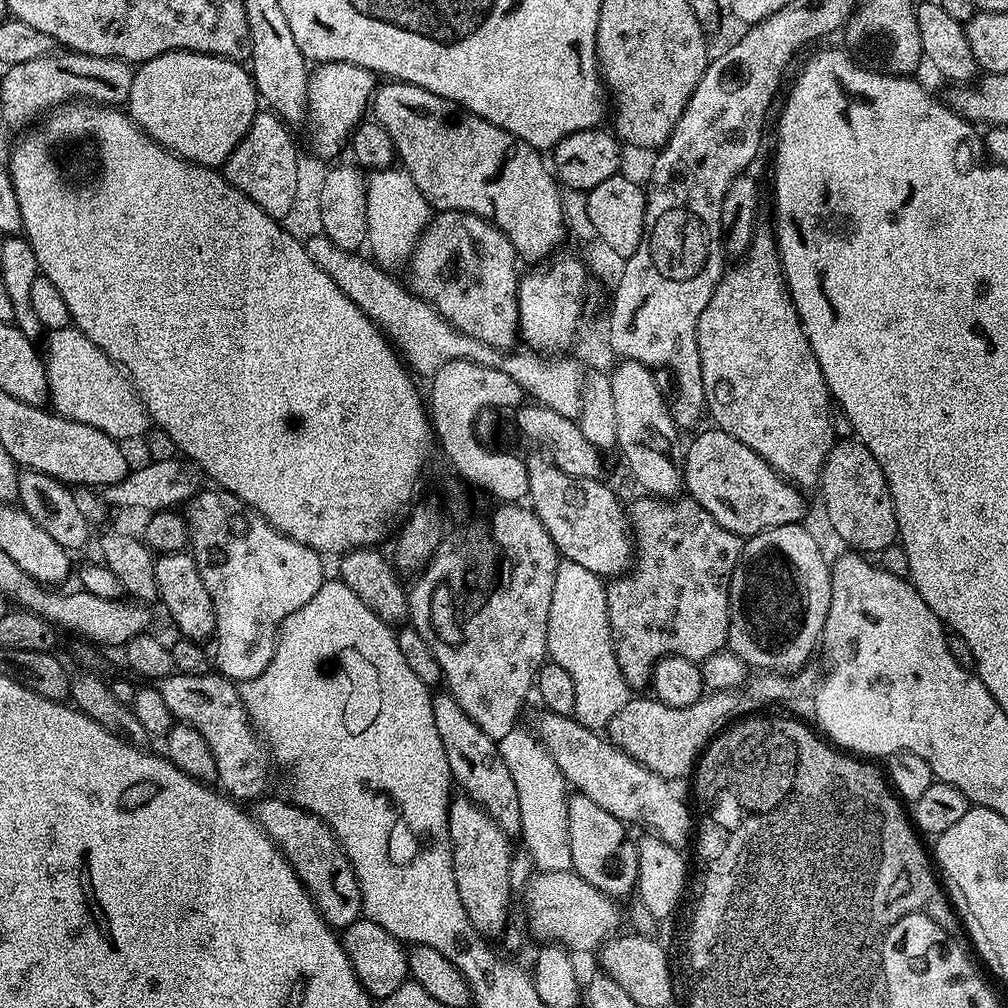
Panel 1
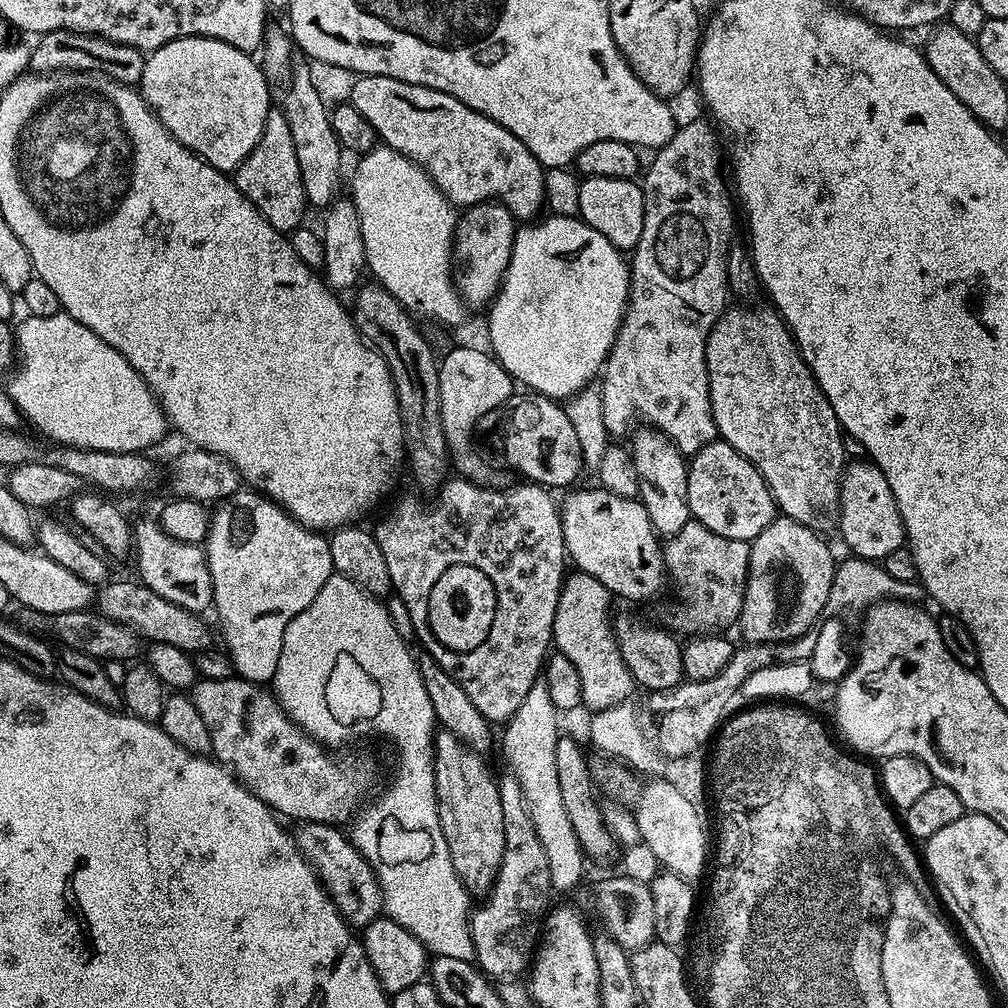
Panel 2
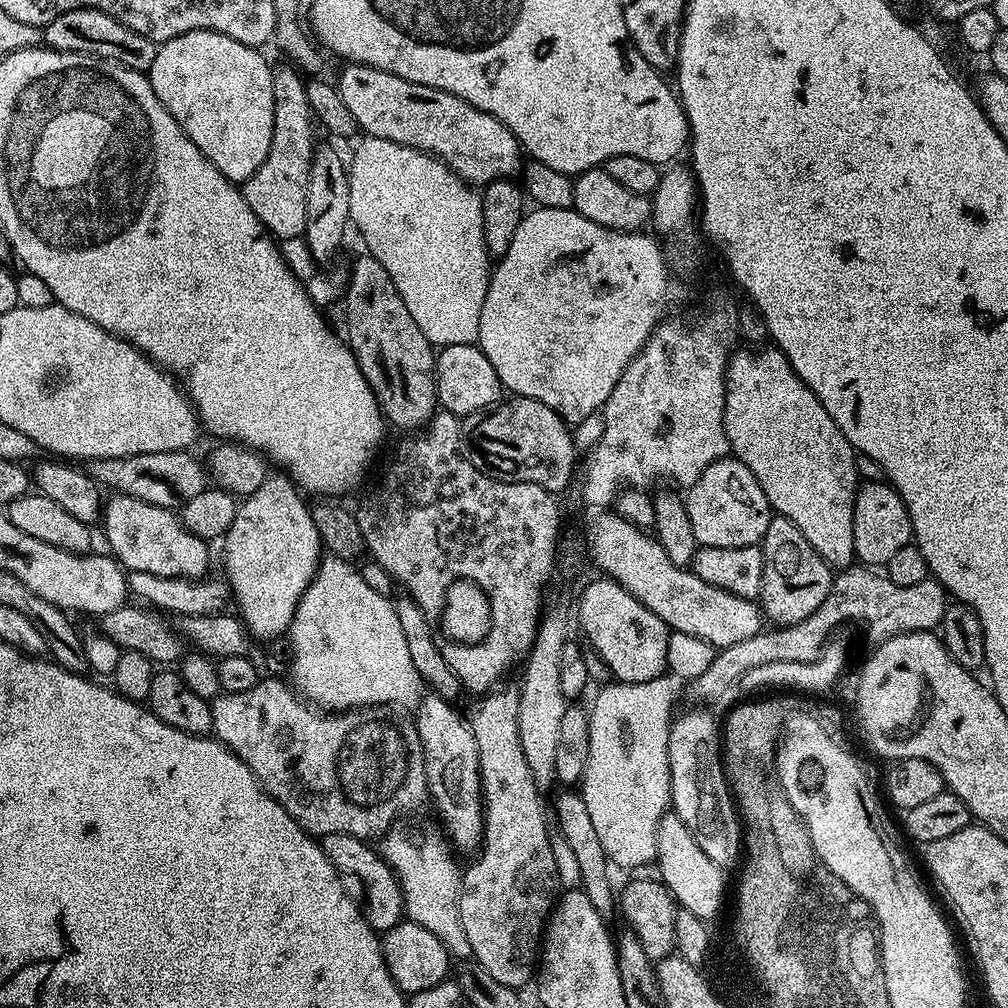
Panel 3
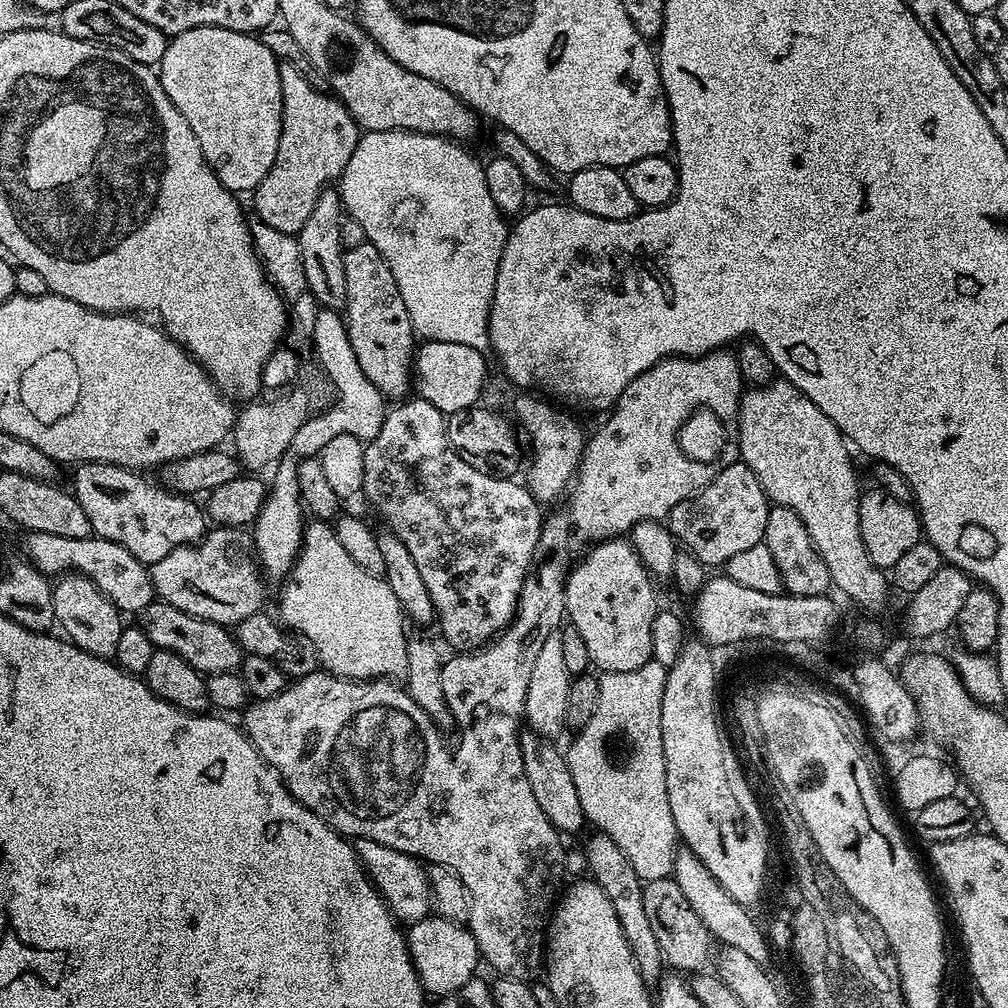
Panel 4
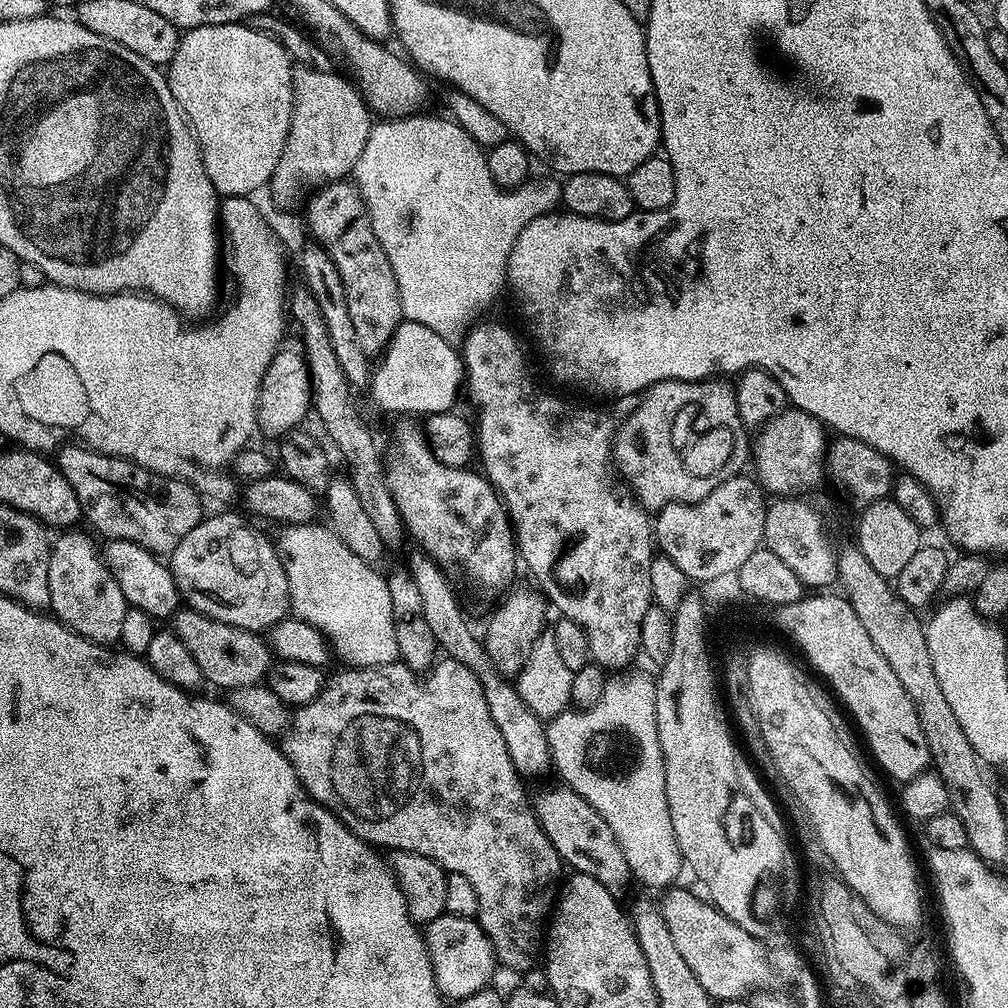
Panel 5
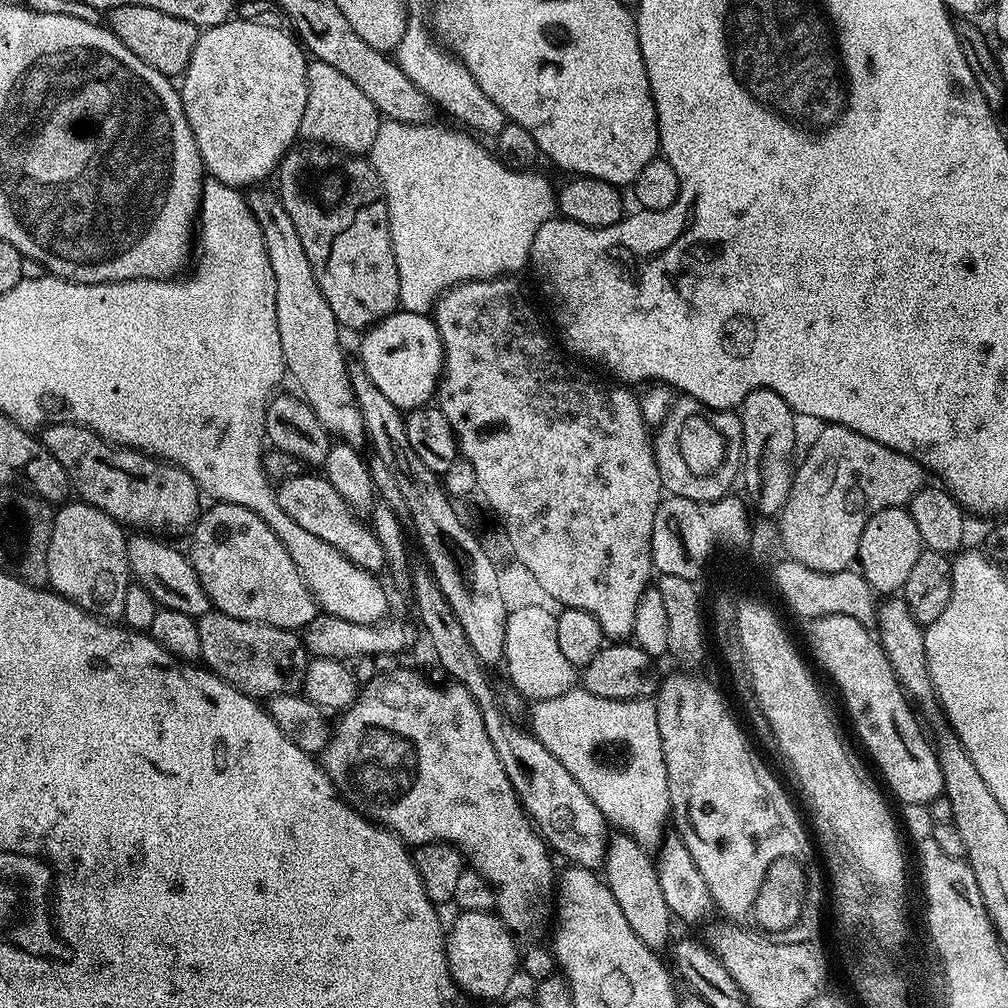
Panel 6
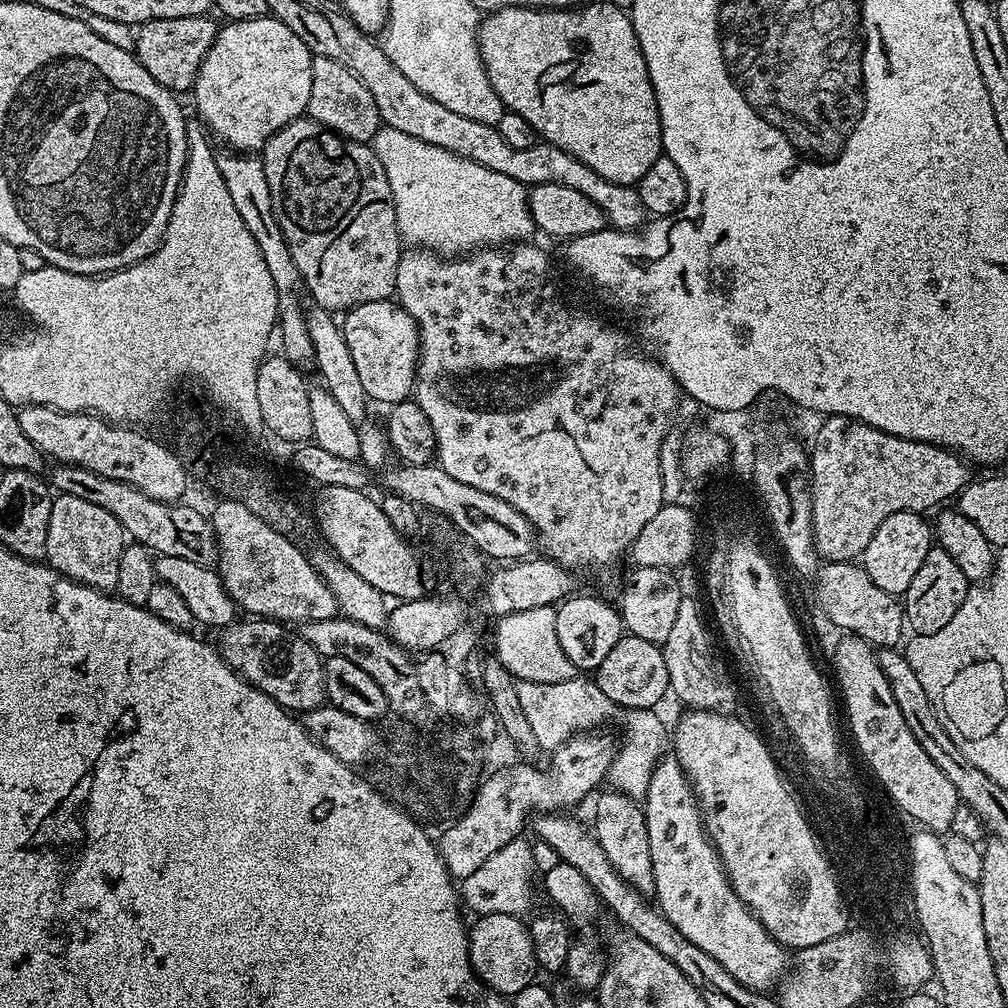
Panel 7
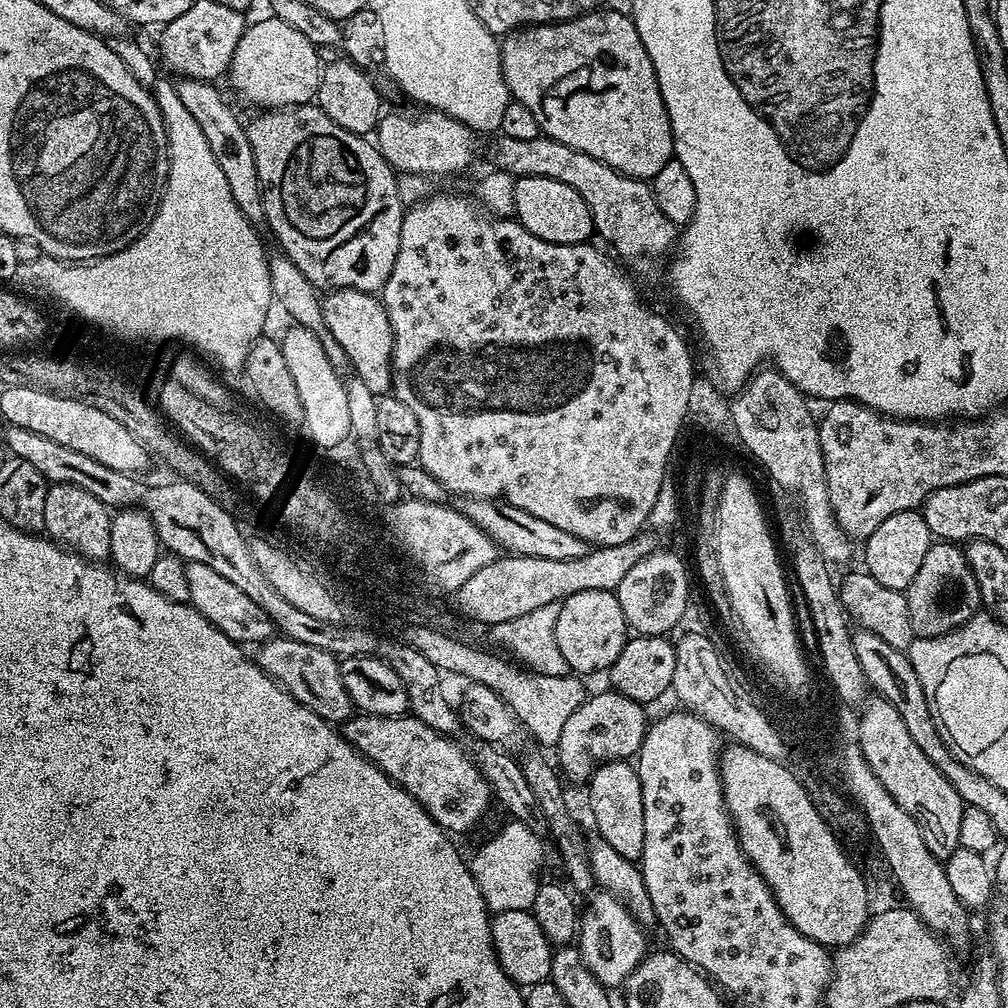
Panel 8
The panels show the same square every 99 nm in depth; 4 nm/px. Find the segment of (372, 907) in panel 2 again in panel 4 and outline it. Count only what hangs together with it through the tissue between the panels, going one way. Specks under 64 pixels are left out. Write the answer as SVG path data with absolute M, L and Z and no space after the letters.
M356 840L354 844L356 857L368 873L368 879L376 887L380 897L388 903L388 911L396 917L401 925L411 926L420 920L427 920L433 911L432 882L425 865L417 857L382 846L382 842L373 840Z

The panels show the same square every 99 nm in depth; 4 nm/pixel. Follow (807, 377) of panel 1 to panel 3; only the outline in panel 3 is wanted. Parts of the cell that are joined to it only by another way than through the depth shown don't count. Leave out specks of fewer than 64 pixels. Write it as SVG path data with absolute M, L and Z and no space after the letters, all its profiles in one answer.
M764 346L759 350L744 351L748 352L736 350L731 353L728 369L724 375L724 429L726 430L731 455L740 460L750 470L750 474L754 474L758 486L762 486L762 494L766 494L773 513L794 522L794 526L798 526L798 530L802 530L802 538L806 538L806 542L810 542L812 549L828 563L829 568L843 570L856 560L856 551L854 550L854 502L856 501L856 489L858 487L858 477L856 475L857 451L852 447L851 442L844 437L842 430L838 430L834 418L830 418L830 414L826 414L826 410L822 406L822 402L818 402L814 390L810 390L810 386L806 386L806 382L802 382L802 378L798 378L798 374L792 369L786 357L781 354L779 348Z

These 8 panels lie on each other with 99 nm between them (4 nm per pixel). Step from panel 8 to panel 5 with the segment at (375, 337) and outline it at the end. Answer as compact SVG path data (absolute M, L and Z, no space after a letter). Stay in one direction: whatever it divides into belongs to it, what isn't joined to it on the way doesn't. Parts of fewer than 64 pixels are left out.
M404 320L396 328L387 348L379 357L380 365L375 365L370 381L370 393L388 412L420 412L431 414L447 412L453 407L456 395L461 395L462 385L466 380L464 362L461 353L453 345L444 340L434 330L422 326L413 320Z

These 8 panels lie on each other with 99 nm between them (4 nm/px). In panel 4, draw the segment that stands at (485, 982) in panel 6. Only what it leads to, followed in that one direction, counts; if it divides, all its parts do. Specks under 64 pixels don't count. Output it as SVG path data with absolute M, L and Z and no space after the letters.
M439 914L429 915L427 920L420 920L407 929L406 939L408 942L408 953L412 958L412 964L416 967L416 975L420 977L420 987L424 989L429 997L443 998L452 992L456 992L466 982L470 982L476 975L476 967L481 967L482 957L478 946L474 942L472 933L468 931L463 923L455 920L447 920Z

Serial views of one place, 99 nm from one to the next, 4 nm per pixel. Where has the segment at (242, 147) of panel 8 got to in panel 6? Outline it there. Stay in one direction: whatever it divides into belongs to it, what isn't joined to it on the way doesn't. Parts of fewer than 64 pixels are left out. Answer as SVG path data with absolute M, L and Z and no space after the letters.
M260 186L249 191L246 199L262 230L270 270L274 270L278 338L282 342L282 358L287 375L296 379L300 387L299 395L311 406L318 422L322 422L327 432L337 441L363 445L366 437L362 414L348 378L349 361L344 360L344 352L340 349L342 329L334 318L334 310L330 310L330 302L326 302L318 286L318 278L314 278L302 238L298 238L298 230L294 230L294 222L290 222L290 214L286 214L275 191L267 192L264 186Z

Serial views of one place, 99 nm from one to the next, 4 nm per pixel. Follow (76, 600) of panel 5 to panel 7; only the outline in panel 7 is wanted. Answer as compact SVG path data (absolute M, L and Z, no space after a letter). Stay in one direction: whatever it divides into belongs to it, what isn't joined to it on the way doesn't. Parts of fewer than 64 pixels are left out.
M59 493L52 502L47 523L46 556L48 566L63 576L101 591L113 591L118 580L122 552L128 540L124 528L109 511L84 498Z

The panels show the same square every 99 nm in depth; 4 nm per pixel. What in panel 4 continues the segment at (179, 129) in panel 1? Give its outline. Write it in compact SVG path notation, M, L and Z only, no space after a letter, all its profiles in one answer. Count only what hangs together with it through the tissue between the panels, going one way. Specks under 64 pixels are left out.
M202 26L194 30L186 30L182 34L169 39L166 54L162 54L158 65L158 75L162 82L162 90L166 90L166 98L170 98L170 102L174 102L178 114L182 114L182 118L186 118L190 130L194 130L194 138L198 138L198 146L202 146L202 154L206 158L208 165L214 170L218 182L222 182L222 186L226 186L230 191L237 194L251 193L260 185L262 178L266 178L270 166L274 166L274 154L278 154L278 138L282 134L281 61L267 49L263 39L256 39L260 38L247 32L235 32L234 30L215 28L214 26Z

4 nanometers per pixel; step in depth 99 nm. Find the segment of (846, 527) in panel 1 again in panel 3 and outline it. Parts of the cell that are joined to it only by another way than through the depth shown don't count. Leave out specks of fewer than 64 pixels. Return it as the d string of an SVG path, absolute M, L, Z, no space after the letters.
M870 480L856 489L854 502L854 550L856 560L864 566L886 566L896 551L913 543L912 523L902 498L884 480Z

